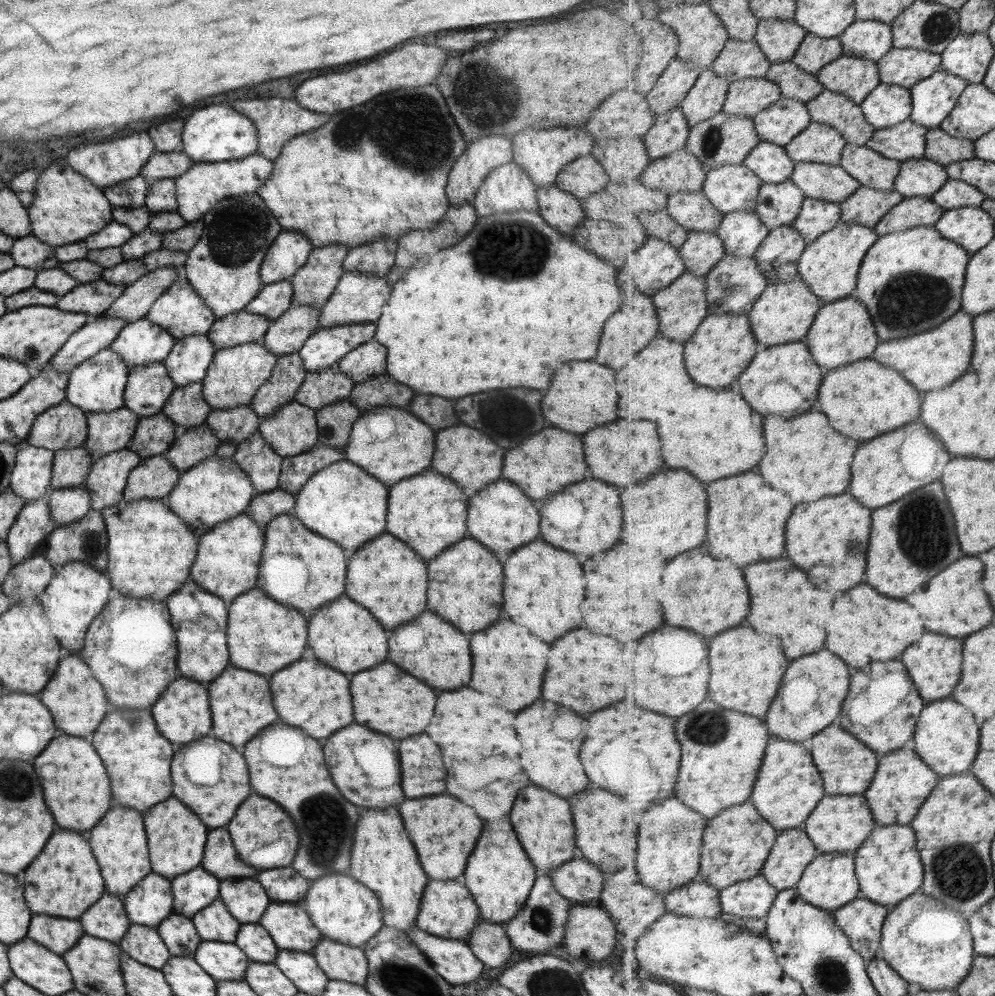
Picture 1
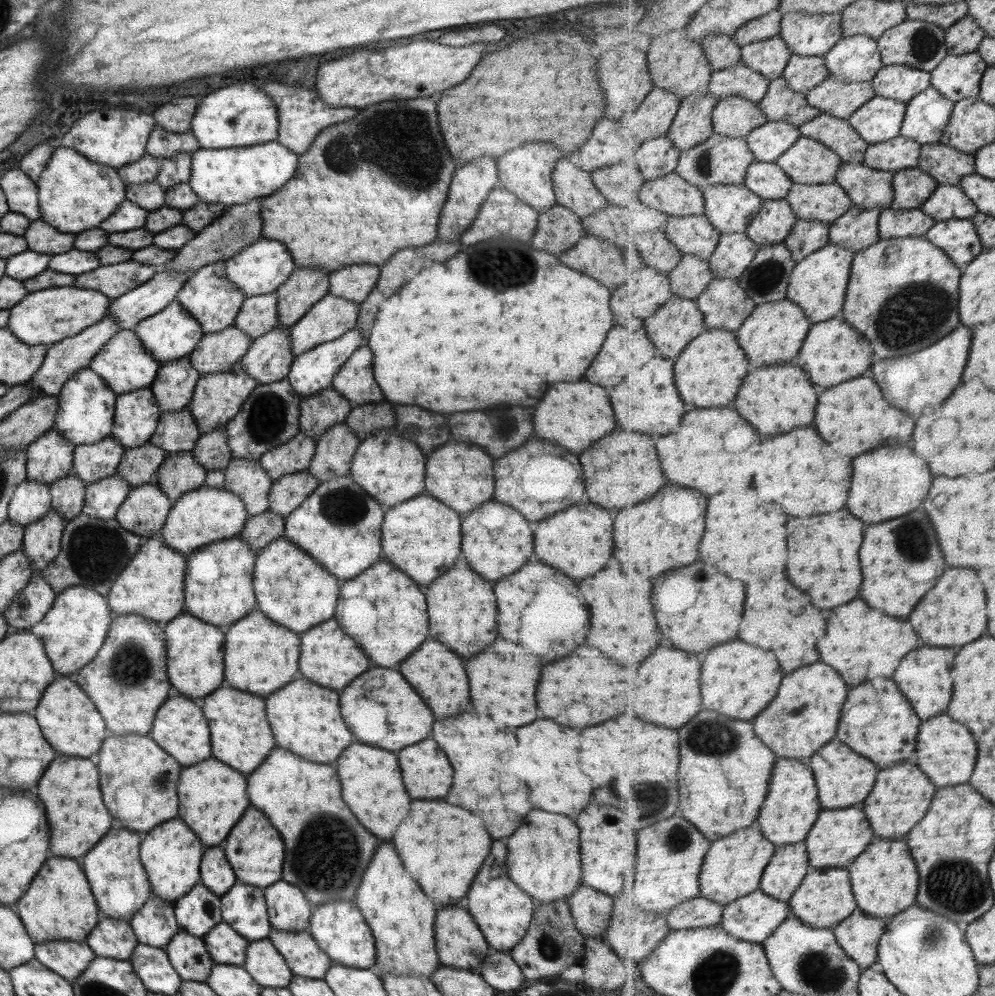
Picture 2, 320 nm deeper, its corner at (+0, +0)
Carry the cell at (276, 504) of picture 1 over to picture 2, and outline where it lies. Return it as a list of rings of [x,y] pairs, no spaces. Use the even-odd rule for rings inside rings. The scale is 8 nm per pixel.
[[[263,511],[249,516],[237,537],[257,554],[271,541],[284,536],[284,519],[274,512]]]

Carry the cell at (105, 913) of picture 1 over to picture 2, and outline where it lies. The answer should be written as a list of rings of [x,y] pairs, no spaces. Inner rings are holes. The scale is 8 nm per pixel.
[[[100,917],[84,943],[93,951],[94,956],[128,960],[138,942],[128,923],[101,920]]]

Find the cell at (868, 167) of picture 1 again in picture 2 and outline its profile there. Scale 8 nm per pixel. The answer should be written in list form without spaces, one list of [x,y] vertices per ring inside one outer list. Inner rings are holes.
[[[843,162],[837,182],[863,210],[891,209],[895,198],[894,172],[871,168],[864,163]]]

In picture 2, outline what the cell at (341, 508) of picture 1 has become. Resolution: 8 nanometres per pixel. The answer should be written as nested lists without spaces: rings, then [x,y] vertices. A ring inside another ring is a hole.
[[[350,476],[336,477],[319,483],[303,503],[284,518],[283,537],[343,582],[381,559],[380,524],[384,510]]]

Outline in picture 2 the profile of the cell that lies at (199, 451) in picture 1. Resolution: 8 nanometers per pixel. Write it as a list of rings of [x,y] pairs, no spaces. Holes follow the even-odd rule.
[[[190,452],[167,453],[156,470],[154,482],[173,504],[177,499],[181,498],[182,494],[201,487],[204,484],[205,477],[206,470],[197,464]]]

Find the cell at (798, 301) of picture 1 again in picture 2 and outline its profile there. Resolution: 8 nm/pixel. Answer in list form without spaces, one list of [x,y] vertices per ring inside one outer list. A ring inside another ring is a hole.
[[[787,297],[781,301],[757,305],[736,334],[739,344],[750,359],[750,364],[759,368],[787,365],[795,361],[812,326],[811,319],[803,308]]]

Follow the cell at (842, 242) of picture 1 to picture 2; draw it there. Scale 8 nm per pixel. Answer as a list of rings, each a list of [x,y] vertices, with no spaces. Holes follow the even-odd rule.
[[[830,242],[796,264],[787,297],[803,308],[813,325],[841,315],[850,284],[852,262],[856,254],[856,250],[852,248]]]

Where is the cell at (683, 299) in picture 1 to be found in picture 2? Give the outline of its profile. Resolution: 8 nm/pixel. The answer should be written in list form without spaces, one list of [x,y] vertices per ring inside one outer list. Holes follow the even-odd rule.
[[[673,296],[653,316],[644,319],[644,325],[657,356],[676,363],[687,345],[706,331],[707,324],[697,300]]]

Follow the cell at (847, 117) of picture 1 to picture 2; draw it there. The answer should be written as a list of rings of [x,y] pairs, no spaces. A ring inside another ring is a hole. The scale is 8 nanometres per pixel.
[[[821,112],[817,118],[800,126],[800,130],[802,136],[814,138],[834,150],[842,162],[859,164],[866,160],[870,144],[861,138],[848,120]]]

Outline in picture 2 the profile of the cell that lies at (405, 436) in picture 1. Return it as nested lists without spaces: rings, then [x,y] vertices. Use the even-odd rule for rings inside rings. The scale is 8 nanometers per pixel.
[[[381,429],[360,441],[347,475],[367,496],[386,509],[423,493],[423,464],[425,458],[415,444],[401,438],[394,429]]]

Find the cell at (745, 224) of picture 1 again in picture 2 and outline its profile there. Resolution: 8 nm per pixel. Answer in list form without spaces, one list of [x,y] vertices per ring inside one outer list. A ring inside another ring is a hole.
[[[746,232],[725,234],[710,258],[710,269],[716,278],[739,279],[754,261],[760,246]]]

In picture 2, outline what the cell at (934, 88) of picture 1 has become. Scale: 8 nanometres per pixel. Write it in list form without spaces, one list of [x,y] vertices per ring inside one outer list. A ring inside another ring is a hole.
[[[931,85],[908,102],[902,135],[922,145],[940,142],[955,105]]]

